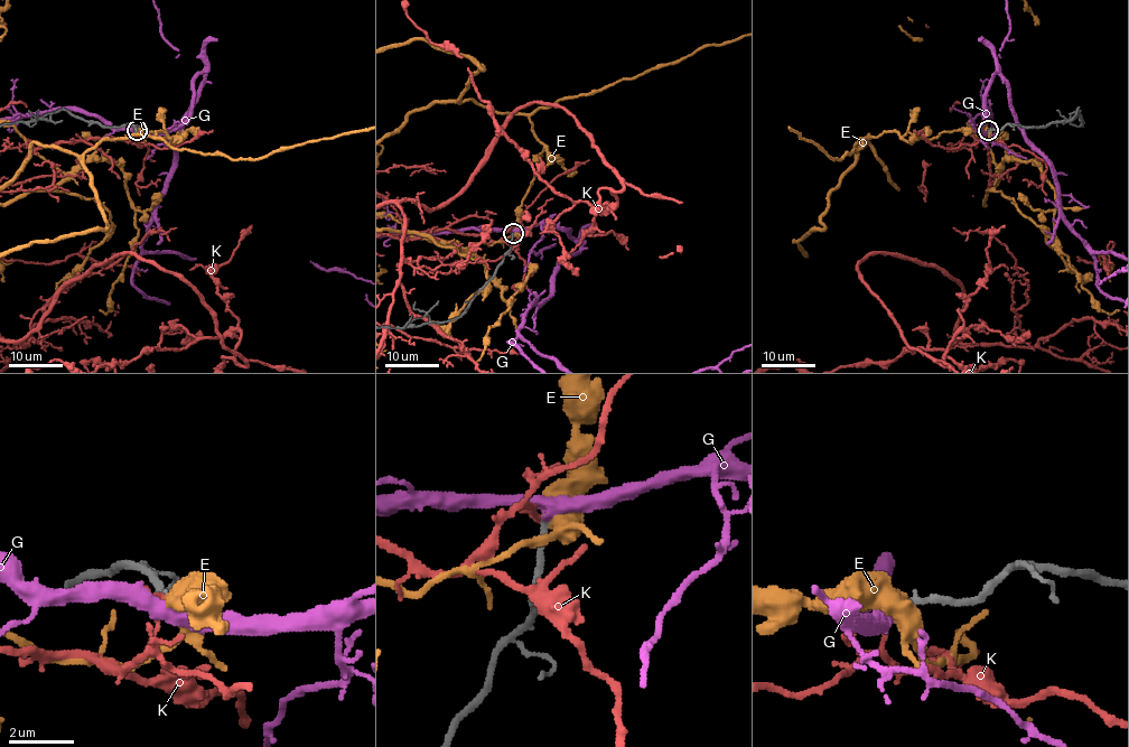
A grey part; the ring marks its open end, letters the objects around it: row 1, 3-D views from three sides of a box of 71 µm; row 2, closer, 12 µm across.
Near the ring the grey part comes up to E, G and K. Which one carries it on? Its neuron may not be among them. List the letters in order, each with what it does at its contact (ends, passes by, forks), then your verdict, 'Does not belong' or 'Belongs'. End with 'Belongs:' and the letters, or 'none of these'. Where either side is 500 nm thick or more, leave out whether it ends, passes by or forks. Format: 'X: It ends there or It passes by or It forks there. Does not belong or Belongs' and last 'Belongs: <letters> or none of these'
E: Does not belong
G: It passes by. Belongs
K: It ends there. Does not belong
Belongs: G

